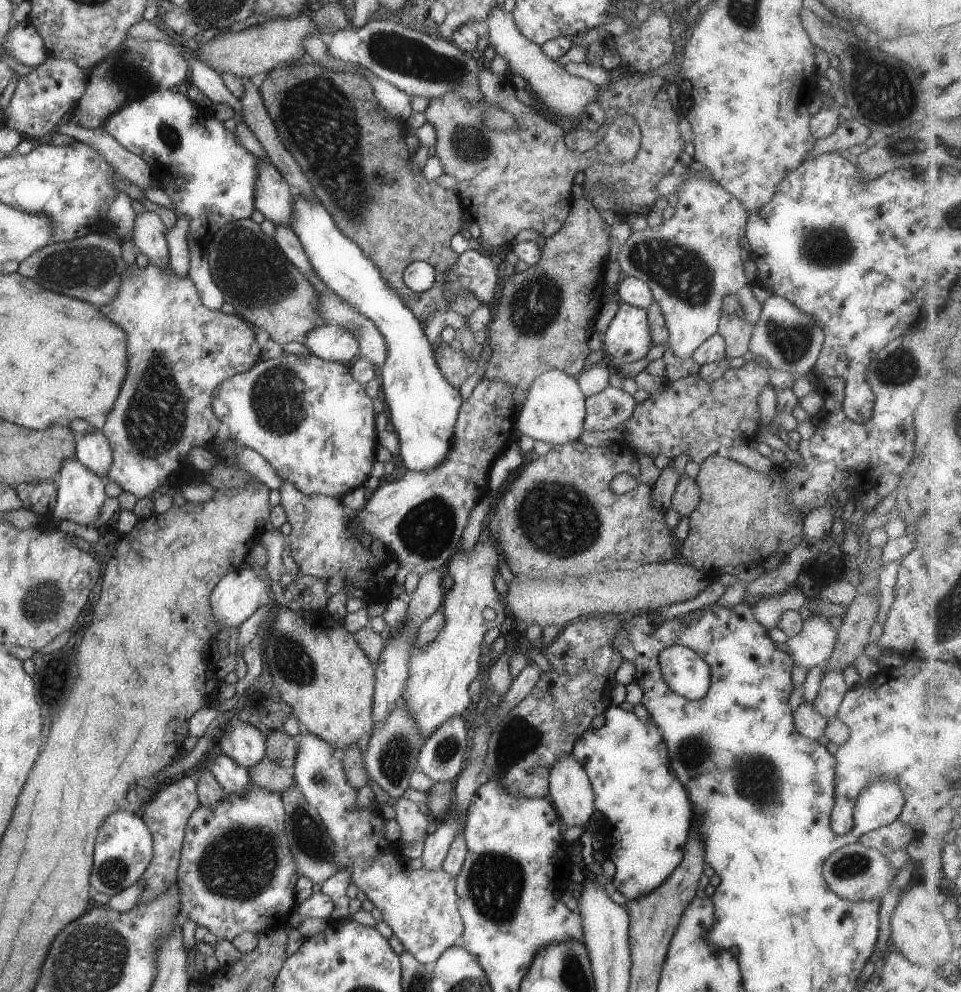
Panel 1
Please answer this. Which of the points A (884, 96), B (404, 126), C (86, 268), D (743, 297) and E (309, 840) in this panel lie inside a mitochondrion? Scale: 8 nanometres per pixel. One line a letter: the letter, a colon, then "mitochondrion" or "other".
A: mitochondrion
B: other
C: mitochondrion
D: other
E: mitochondrion

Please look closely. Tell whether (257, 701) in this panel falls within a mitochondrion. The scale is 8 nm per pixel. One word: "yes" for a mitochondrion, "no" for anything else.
no

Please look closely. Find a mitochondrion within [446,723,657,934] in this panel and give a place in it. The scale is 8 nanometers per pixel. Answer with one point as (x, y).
(495, 882)

